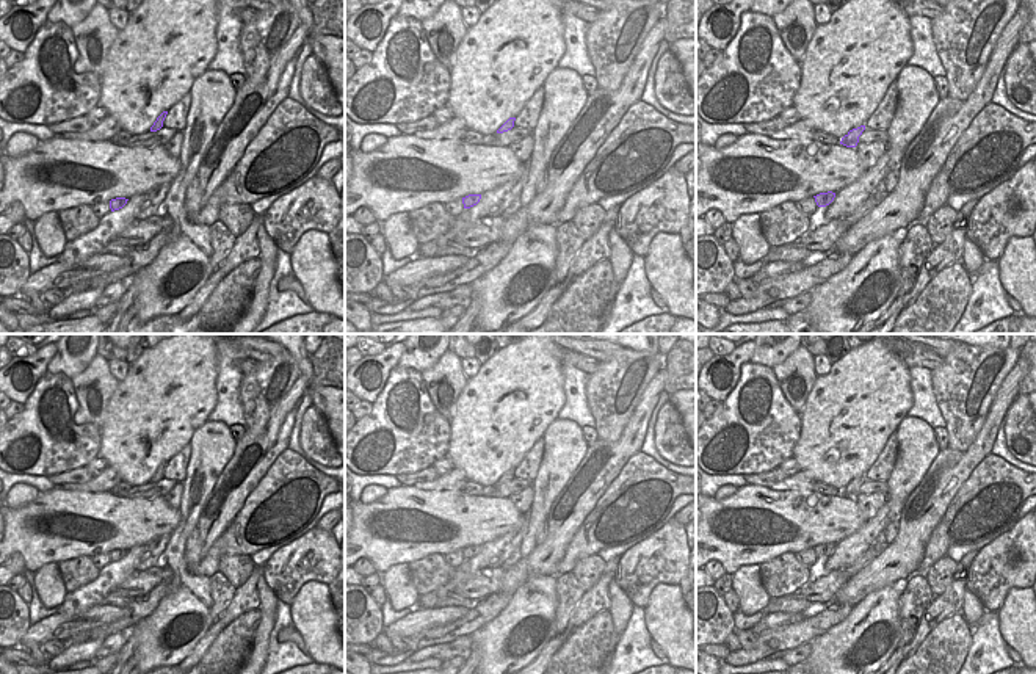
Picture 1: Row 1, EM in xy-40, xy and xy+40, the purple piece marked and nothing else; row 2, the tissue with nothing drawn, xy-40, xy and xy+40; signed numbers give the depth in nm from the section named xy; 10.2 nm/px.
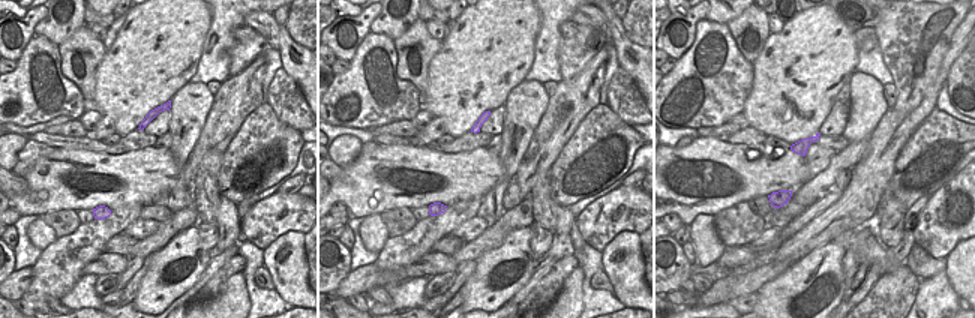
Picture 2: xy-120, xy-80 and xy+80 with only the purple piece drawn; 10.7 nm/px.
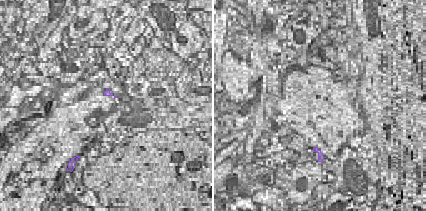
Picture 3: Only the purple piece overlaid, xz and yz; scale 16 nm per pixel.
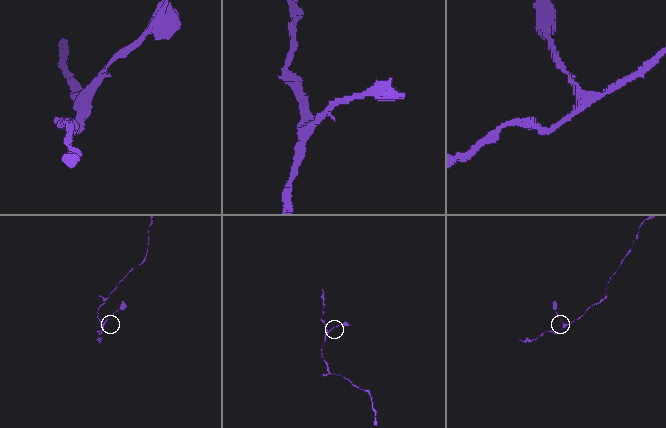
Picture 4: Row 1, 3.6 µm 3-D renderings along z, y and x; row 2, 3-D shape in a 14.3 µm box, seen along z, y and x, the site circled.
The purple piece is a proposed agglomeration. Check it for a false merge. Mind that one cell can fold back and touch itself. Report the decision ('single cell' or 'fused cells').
single cell

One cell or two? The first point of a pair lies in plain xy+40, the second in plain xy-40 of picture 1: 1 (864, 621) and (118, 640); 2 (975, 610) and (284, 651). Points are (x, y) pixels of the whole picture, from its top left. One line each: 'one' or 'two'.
1: two
2: two

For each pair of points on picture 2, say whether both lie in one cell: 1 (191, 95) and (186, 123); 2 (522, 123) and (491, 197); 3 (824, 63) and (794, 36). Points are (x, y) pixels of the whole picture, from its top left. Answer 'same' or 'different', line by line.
1: same
2: same
3: same

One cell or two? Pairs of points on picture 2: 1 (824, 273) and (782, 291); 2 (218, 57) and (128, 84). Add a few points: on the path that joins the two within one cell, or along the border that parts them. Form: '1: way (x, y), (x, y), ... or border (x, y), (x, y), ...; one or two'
1: way (813, 279), (801, 291), (792, 291); one
2: border (207, 29), (197, 72), (188, 81); two

